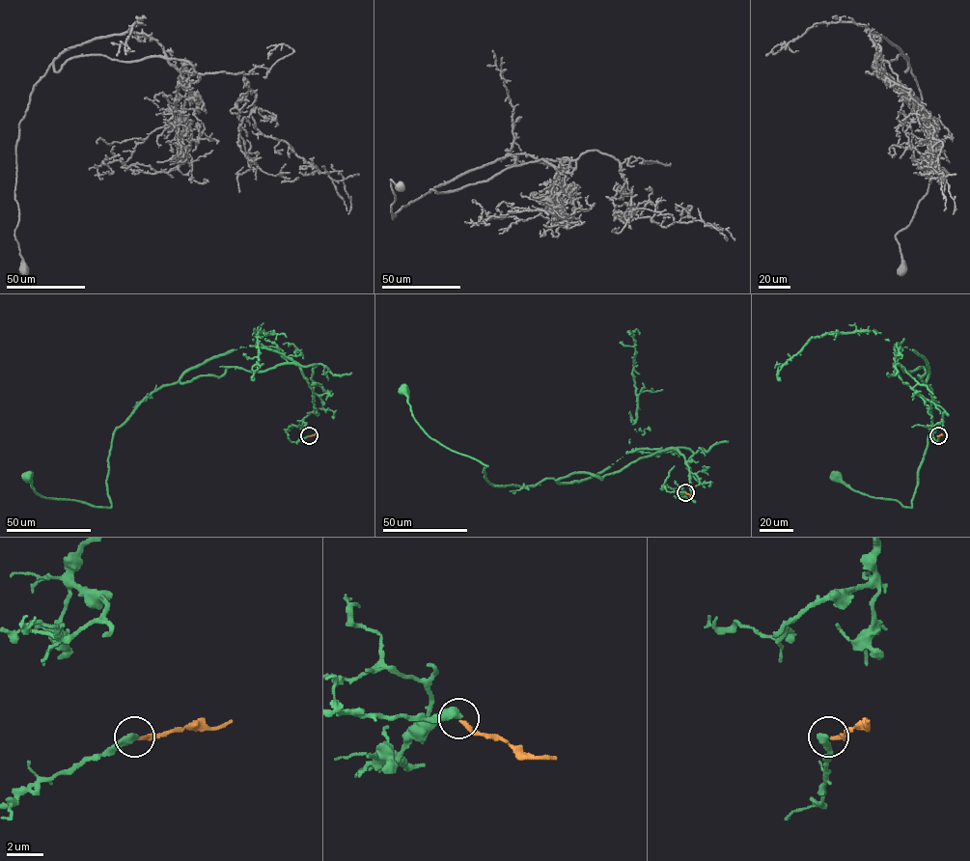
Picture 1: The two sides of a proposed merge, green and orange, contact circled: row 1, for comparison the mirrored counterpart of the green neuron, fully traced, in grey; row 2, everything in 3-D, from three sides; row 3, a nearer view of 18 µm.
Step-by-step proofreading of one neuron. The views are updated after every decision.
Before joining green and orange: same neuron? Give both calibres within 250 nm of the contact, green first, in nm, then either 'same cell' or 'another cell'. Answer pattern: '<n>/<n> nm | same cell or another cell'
440/180 nm | same cell

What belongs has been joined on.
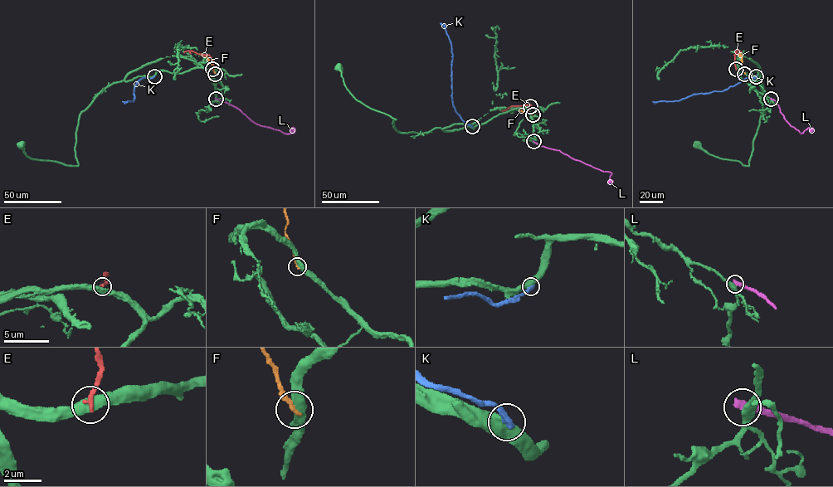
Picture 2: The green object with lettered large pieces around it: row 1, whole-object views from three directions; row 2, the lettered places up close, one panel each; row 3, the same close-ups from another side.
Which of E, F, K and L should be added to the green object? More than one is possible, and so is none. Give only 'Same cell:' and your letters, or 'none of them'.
Same cell: none of them

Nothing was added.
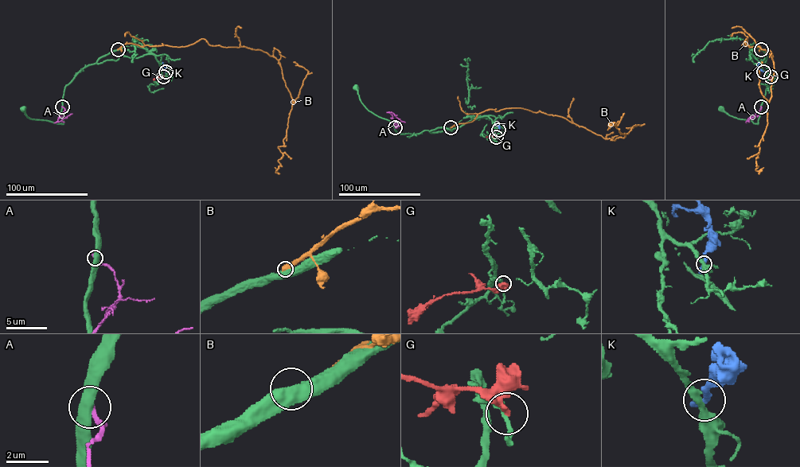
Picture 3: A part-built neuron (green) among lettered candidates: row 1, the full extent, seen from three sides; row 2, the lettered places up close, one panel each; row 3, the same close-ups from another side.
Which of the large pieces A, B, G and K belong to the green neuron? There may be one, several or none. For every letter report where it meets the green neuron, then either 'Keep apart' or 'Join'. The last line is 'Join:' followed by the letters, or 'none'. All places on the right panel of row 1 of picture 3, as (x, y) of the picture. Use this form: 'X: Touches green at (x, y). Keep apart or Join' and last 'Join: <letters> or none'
A: Touches green at (761, 107). Keep apart
B: Touches green at (761, 49). Keep apart
G: Touches green at (770, 76). Keep apart
K: Touches green at (763, 71). Keep apart
Join: none

